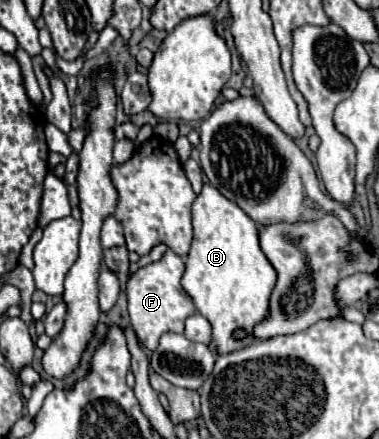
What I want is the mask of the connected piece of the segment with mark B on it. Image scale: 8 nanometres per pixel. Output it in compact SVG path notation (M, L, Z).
M209 183L203 185L203 191L193 203L193 233L181 285L193 299L197 311L207 317L213 327L209 343L211 353L223 355L237 351L255 339L235 343L235 329L247 327L247 331L251 331L255 323L267 319L267 303L277 281L277 273L259 247L257 223Z

